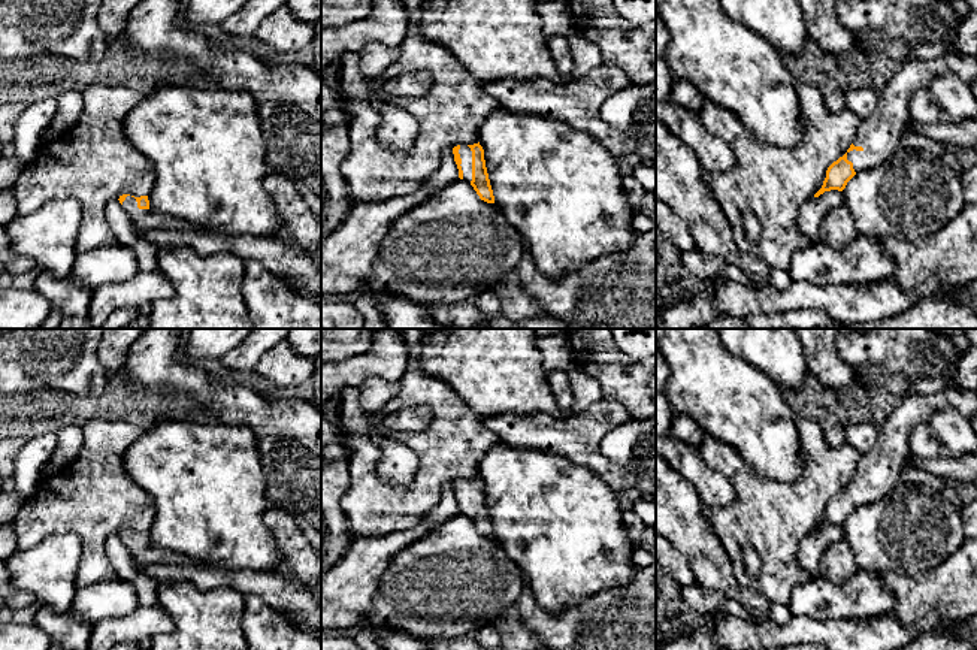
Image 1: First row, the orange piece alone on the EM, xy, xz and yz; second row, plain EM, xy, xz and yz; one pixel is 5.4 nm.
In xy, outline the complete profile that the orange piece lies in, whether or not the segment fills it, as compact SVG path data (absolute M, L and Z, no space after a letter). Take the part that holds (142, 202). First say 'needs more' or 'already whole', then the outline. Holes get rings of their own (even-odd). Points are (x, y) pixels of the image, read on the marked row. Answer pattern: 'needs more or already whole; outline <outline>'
needs more; outline M122 194L120 196L118 200L124 206L128 217L131 218L134 227L137 229L142 230L167 229L182 232L196 227L175 217L152 212L149 209L148 196L134 197L130 194Z

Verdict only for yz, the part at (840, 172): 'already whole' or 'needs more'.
needs more

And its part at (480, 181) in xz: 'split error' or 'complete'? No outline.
split error

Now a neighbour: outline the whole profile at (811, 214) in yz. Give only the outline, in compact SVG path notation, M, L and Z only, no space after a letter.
M838 190L825 191L819 197L811 197L801 209L796 226L802 235L817 242L819 226L828 211L844 203L844 193Z

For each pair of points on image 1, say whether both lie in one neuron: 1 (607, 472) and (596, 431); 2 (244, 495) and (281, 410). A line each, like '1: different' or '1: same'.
1: same
2: different

